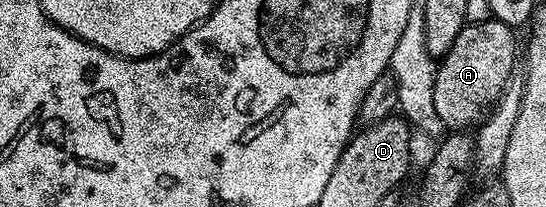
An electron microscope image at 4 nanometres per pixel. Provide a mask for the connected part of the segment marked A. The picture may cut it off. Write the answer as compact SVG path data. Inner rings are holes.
M494 19L476 21L463 26L461 35L457 35L453 47L437 65L433 105L436 107L436 115L443 127L451 131L470 130L470 125L474 121L482 122L488 110L503 96L509 85L507 80L515 69L515 33L516 30L512 26Z

